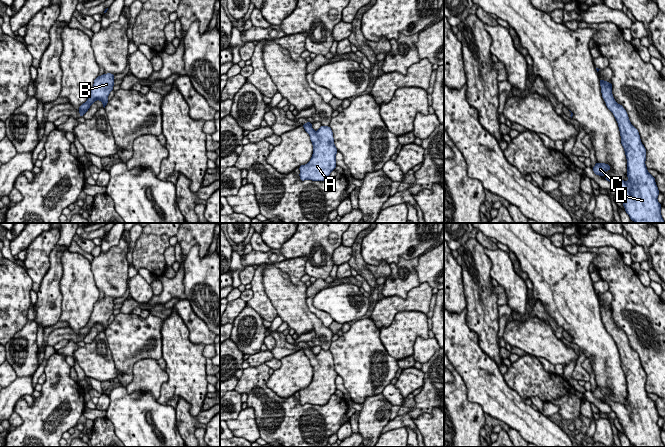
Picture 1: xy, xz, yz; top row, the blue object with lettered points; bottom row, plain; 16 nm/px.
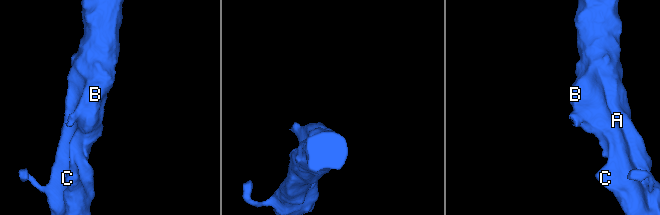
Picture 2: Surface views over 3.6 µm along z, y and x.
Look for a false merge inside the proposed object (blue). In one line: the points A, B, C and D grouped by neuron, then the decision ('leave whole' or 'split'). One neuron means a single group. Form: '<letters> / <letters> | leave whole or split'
A B C D | leave whole

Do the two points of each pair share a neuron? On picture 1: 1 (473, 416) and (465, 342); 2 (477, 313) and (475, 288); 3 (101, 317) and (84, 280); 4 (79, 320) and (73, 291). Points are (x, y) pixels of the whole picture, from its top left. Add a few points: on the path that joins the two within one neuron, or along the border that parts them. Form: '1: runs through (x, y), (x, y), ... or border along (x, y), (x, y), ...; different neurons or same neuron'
1: border along (463, 380), (466, 397), (477, 402), (484, 413); different neurons
2: runs through (477, 307), (477, 294); same neuron
3: border along (97, 299), (90, 318), (85, 325); different neurons
4: runs through (77, 313), (77, 298); same neuron

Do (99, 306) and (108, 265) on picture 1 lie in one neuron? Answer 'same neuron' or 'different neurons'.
different neurons

